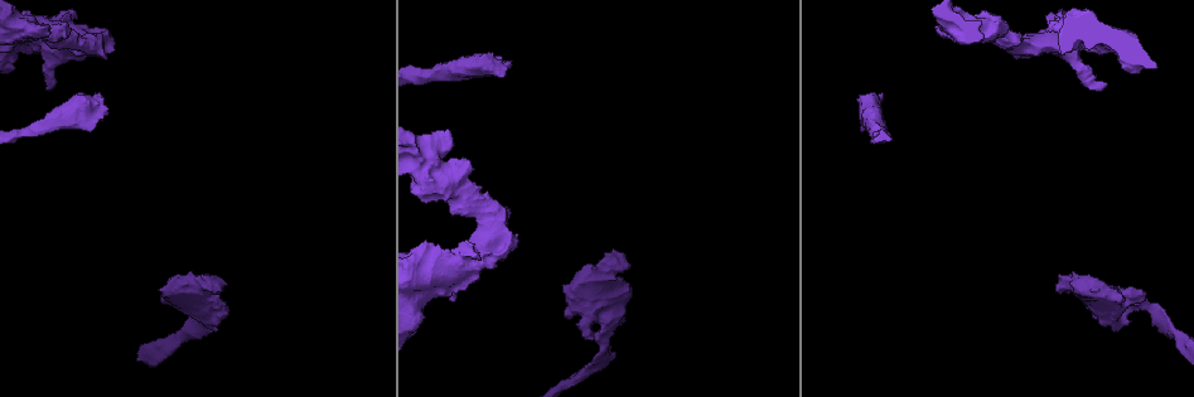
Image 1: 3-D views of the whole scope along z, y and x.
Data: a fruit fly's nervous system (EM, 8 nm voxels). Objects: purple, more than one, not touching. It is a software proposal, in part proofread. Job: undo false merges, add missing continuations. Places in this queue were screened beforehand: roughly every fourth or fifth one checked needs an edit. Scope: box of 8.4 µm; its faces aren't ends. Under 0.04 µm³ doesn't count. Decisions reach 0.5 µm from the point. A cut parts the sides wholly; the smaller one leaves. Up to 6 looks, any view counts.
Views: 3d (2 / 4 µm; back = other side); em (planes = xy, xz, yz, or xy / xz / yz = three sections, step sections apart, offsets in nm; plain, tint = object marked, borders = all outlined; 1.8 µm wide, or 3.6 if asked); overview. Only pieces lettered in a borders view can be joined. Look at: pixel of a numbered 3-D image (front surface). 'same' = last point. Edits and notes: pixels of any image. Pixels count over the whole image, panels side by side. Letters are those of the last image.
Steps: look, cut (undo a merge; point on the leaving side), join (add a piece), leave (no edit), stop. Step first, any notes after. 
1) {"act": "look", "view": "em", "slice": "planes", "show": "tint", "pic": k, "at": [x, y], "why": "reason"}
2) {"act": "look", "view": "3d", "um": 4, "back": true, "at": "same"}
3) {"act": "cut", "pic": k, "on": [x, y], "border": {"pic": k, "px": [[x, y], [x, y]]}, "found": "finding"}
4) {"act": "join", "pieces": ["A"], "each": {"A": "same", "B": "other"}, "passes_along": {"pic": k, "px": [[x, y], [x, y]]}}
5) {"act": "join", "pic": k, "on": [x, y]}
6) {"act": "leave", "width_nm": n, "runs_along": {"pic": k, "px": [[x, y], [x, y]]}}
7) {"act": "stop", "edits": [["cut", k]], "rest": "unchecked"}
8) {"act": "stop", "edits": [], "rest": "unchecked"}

{"act": "look", "view": "3d", "um": 4, "pic": 1, "at": [462, 266], "why": "arms part here"}

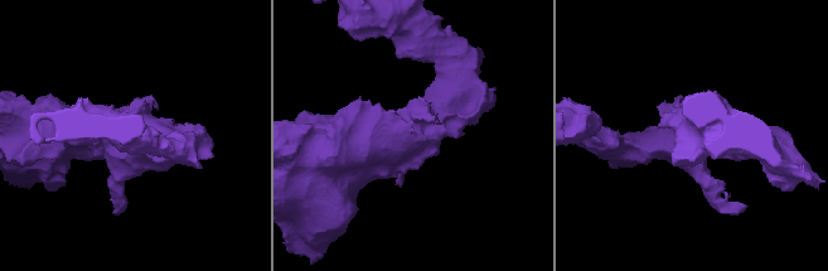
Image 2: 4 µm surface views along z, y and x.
{"act": "look", "view": "em", "um": 3.6, "slice": "xy", "step": 4, "show": "borders", "pic": 2, "at": [415, 134]}

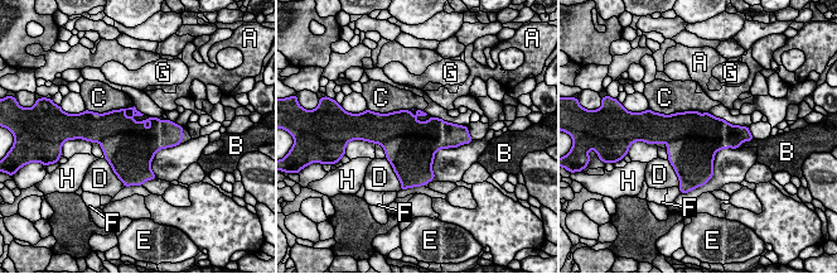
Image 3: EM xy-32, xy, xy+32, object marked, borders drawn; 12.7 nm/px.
{"act": "join", "pieces": ["B"], "each": {"A": "other", "B": "same", "C": "other", "D": "other", "E": "other", "F": "other", "G": "other", "H": "other"}, "passes_along": {"pic": 3, "px": [[721, 138], [739, 145], [754, 143]]}, "found": "the neuron continues"}

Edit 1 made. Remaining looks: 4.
{"act": "look", "view": "overview", "why": "redraw"}

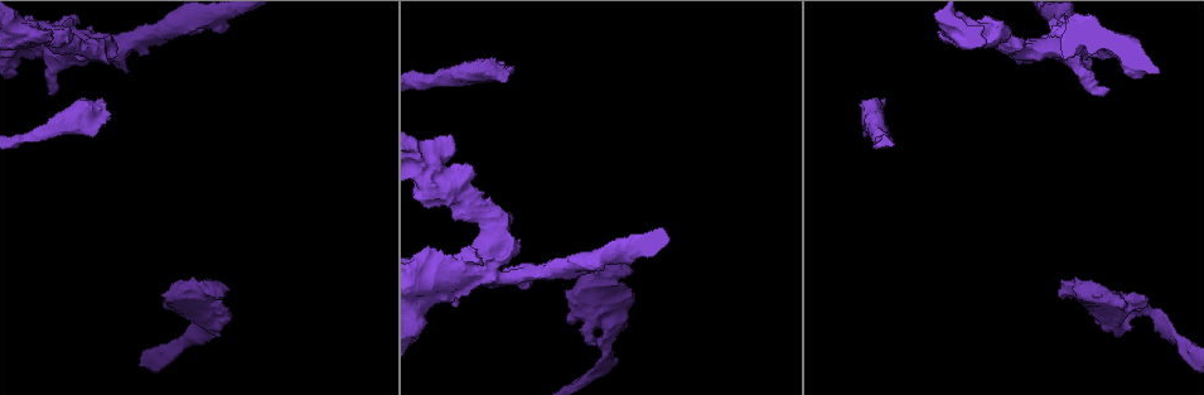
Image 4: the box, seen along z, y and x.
{"act": "look", "view": "em", "slice": "planes", "show": "borders", "pic": 4, "at": [469, 166], "why": "thick end"}

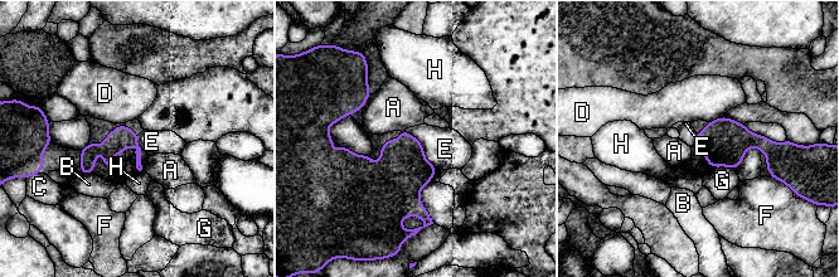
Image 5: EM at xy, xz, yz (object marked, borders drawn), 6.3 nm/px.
{"act": "leave", "each": {"A": "other", "B": "other", "C": "other", "D": "other", "E": "other", "F": "other", "G": "other", "H": "other"}, "runs_along": {"pic": 5, "px": [[134, 136], [97, 149], [83, 169]]}, "found": "none of them fits"}

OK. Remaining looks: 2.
{"act": "look", "view": "em", "slice": "planes", "show": "borders", "pic": 4, "at": [1061, 298], "why": "branch stops here"}

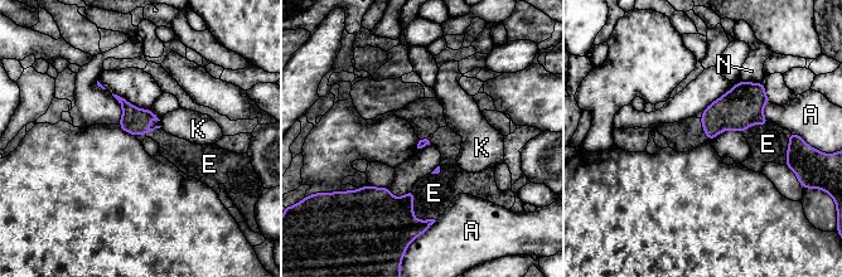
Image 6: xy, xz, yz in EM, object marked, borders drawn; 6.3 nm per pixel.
{"act": "join", "pieces": ["E"], "each": {"A": "other", "E": "same", "K": "other", "N": "other"}, "passes_along": {"pic": 6, "px": [[376, 228], [412, 214], [434, 193]]}, "found": "it goes on there"}

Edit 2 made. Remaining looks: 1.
{"act": "stop", "edits": [["join", 3], ["join", 6]], "rest": "unchecked"}

